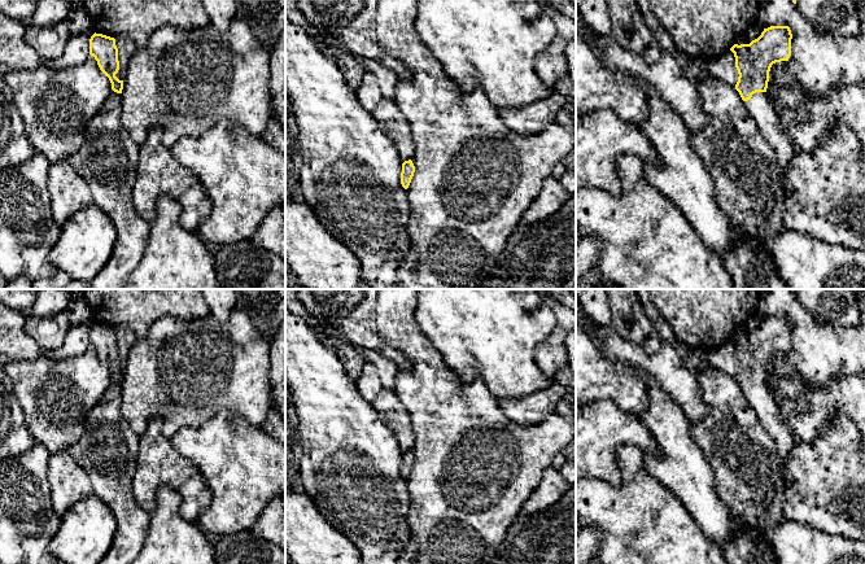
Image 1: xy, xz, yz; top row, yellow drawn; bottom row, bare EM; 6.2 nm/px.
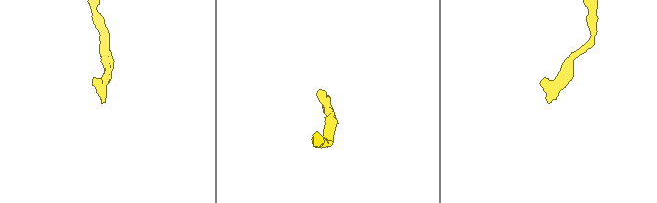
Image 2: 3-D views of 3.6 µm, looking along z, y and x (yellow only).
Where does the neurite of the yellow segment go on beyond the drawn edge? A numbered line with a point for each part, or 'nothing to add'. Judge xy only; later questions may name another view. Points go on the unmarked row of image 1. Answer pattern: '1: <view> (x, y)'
nothing to add

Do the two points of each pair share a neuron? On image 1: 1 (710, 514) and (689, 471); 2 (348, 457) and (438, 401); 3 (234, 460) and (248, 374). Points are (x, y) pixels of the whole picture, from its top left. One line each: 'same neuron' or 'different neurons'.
1: same neuron
2: different neurons
3: different neurons

